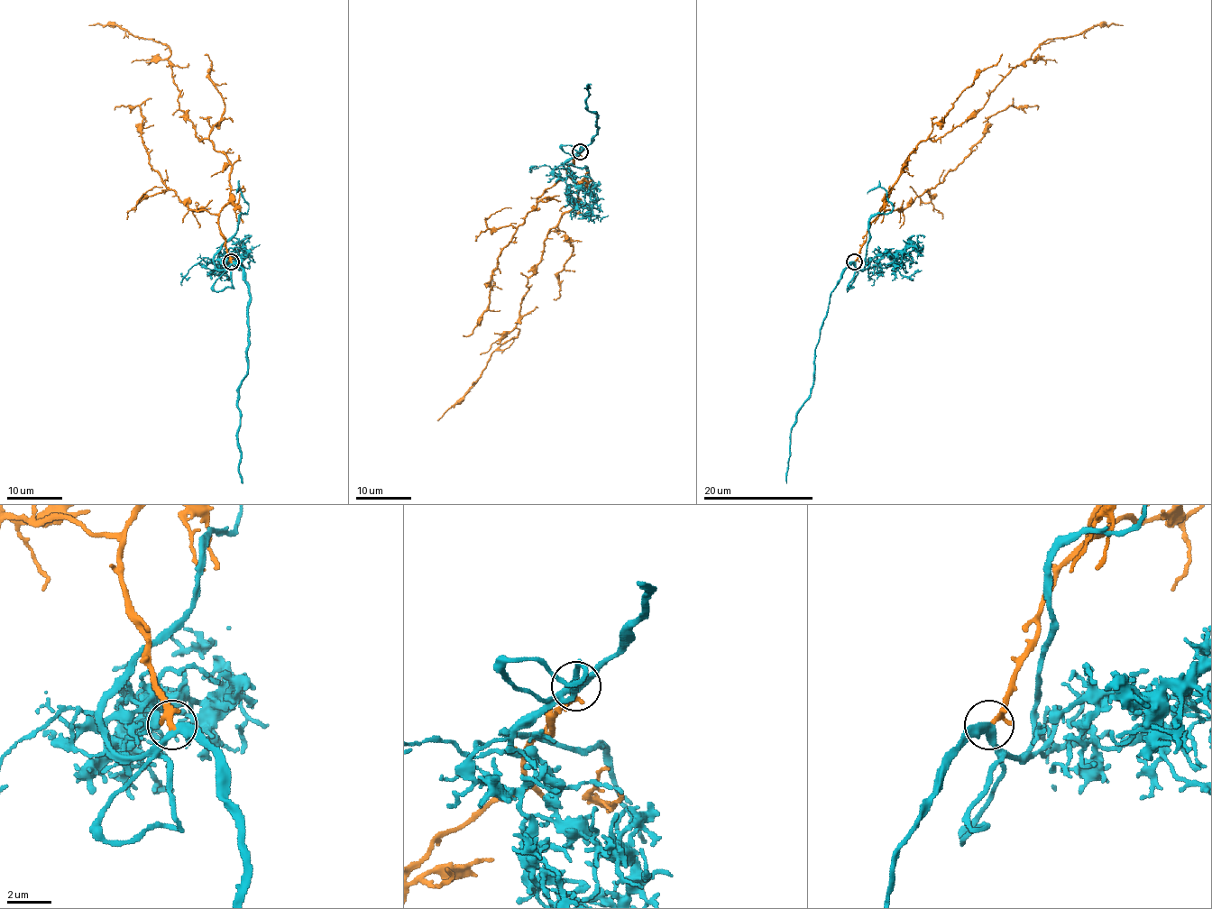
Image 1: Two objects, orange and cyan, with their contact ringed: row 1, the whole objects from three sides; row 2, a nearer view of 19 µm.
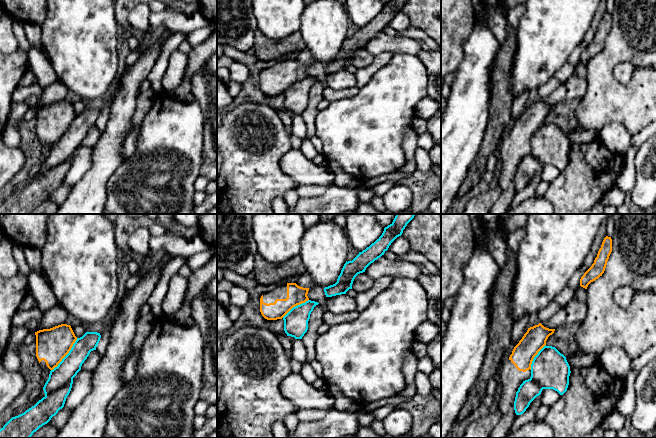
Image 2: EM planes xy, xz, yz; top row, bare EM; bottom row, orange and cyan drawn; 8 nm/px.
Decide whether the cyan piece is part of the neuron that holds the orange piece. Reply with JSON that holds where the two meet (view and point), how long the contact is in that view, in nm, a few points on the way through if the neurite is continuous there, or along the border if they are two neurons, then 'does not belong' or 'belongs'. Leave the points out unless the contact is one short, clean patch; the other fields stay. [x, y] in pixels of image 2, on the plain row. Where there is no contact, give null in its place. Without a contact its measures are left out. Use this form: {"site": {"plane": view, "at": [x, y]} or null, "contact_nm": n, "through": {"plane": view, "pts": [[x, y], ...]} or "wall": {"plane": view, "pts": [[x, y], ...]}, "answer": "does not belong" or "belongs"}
{"site": {"plane": "xy", "at": [66, 130]}, "contact_nm": 340, "answer": "does not belong"}

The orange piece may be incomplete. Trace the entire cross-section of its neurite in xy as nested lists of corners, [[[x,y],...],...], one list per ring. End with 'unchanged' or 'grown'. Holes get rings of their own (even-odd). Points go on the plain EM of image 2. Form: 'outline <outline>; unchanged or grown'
outline [[[67,100],[39,106],[35,111],[36,133],[49,148],[58,142],[77,116],[71,102]]]; grown

